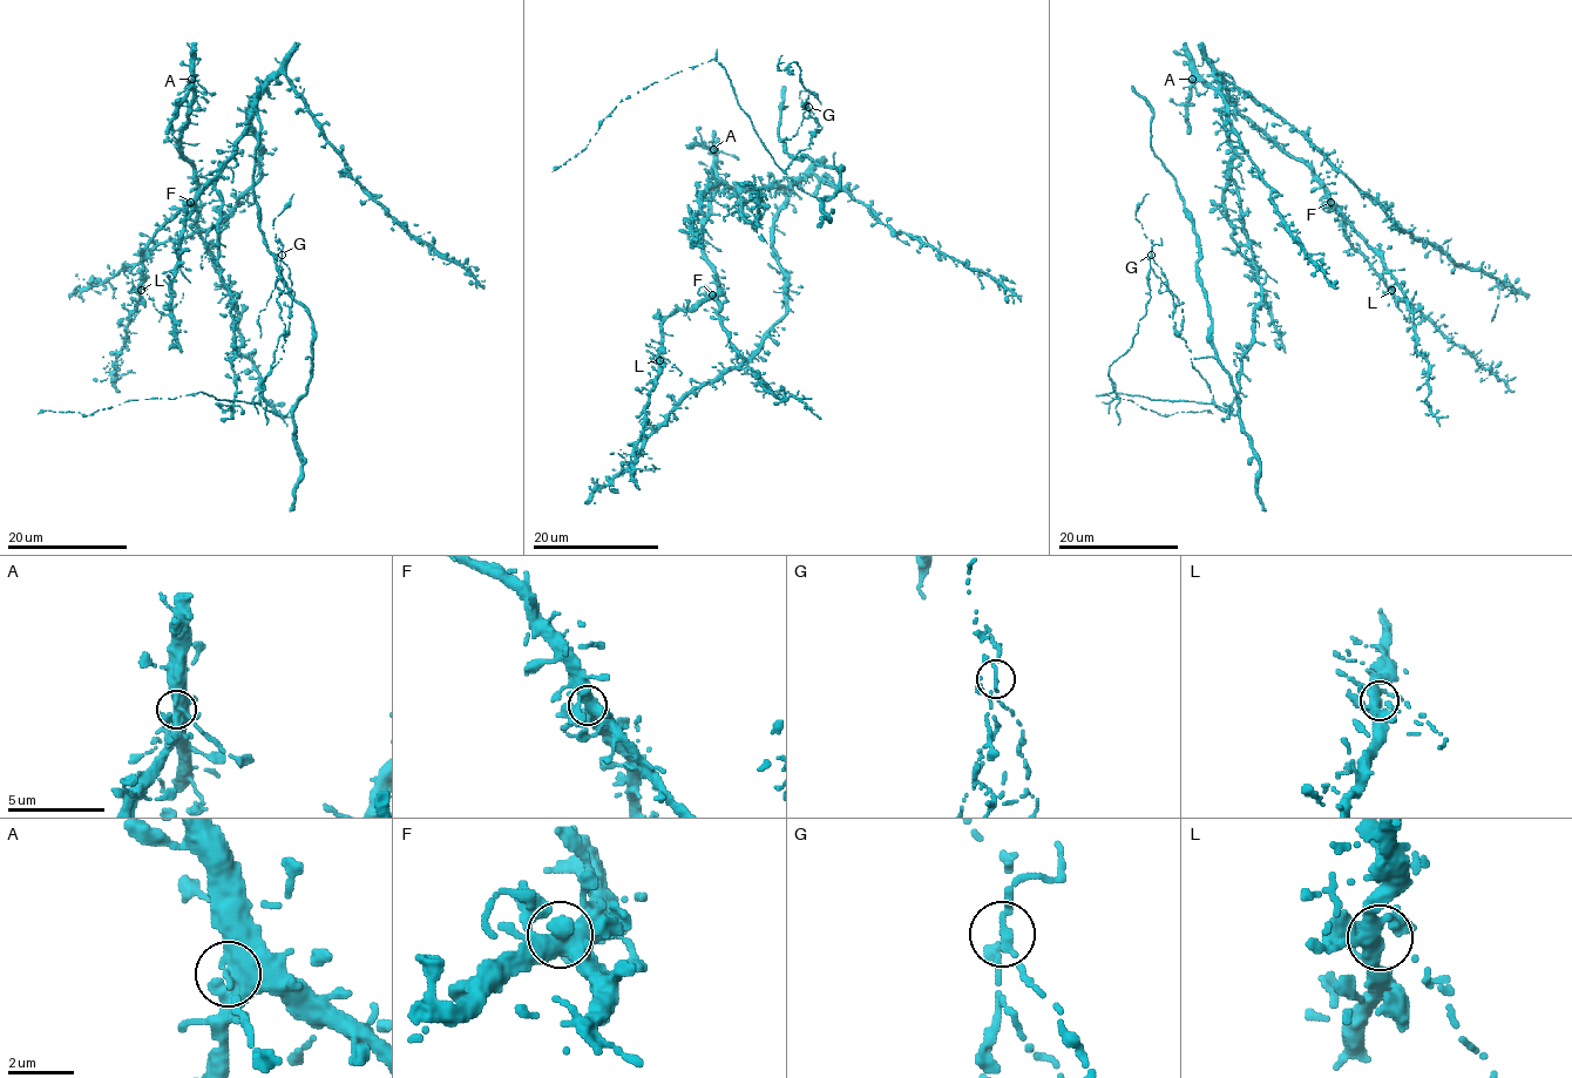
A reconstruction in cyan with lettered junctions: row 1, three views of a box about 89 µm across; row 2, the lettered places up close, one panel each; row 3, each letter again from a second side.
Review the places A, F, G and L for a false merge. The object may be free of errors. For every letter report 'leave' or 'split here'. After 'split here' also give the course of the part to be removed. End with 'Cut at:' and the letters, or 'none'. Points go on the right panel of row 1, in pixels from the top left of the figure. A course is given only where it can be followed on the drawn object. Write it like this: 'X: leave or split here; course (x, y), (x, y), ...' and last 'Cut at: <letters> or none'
A: leave
F: leave
G: split here; course (1151, 255), (1146, 314), (1137, 324), (1131, 346), (1109, 367), (1119, 401), (1115, 407), (1118, 424)
L: leave
Cut at: G

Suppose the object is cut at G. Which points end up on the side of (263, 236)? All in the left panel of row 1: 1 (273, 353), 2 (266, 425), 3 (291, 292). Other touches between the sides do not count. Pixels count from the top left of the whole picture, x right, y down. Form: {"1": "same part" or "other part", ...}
{"1": "other part", "2": "other part", "3": "same part"}

